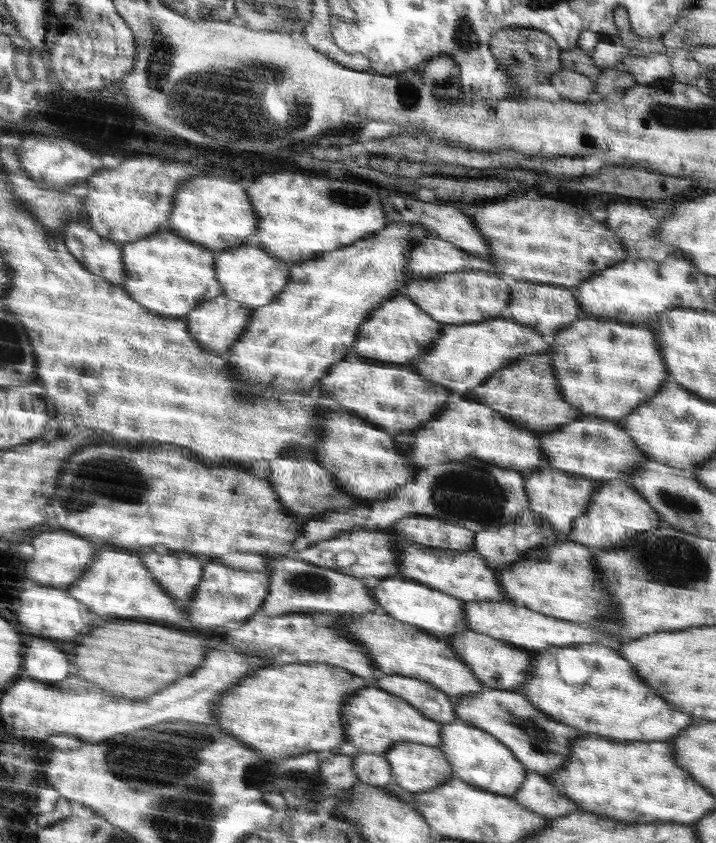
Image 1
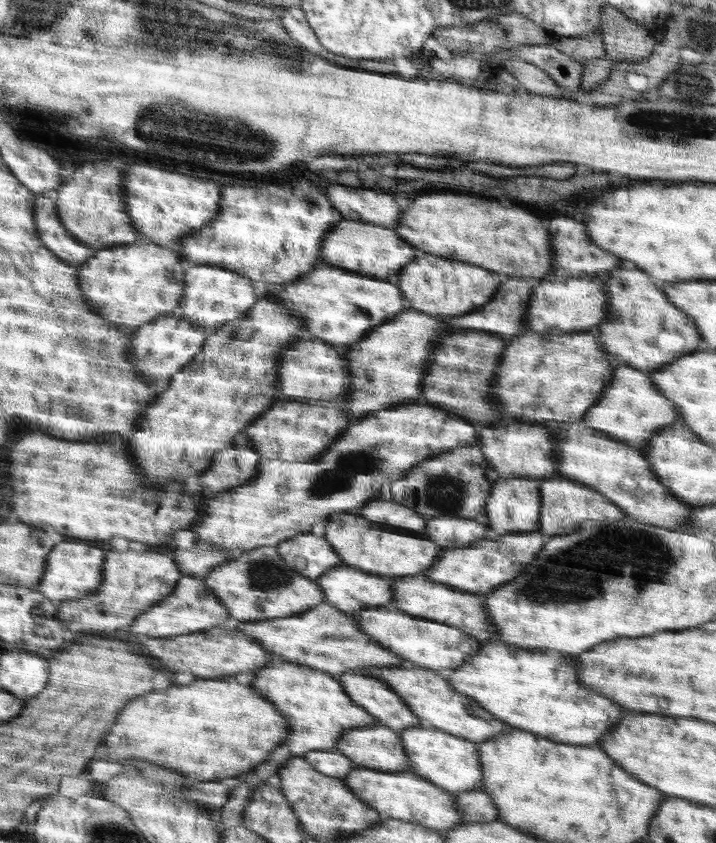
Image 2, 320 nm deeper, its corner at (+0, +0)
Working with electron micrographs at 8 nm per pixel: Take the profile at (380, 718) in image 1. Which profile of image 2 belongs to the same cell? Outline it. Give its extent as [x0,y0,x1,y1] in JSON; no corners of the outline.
[246,661,377,756]

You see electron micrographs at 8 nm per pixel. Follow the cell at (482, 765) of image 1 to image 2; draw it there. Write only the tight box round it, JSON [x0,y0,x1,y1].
[400,725,484,794]

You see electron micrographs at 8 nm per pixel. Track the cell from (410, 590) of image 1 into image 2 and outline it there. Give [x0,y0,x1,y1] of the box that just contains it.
[316,564,393,617]

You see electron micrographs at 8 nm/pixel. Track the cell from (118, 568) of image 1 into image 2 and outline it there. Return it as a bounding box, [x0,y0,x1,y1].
[34,540,104,602]

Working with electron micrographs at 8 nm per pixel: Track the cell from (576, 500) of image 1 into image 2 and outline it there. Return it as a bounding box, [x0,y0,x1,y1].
[482,478,542,540]

